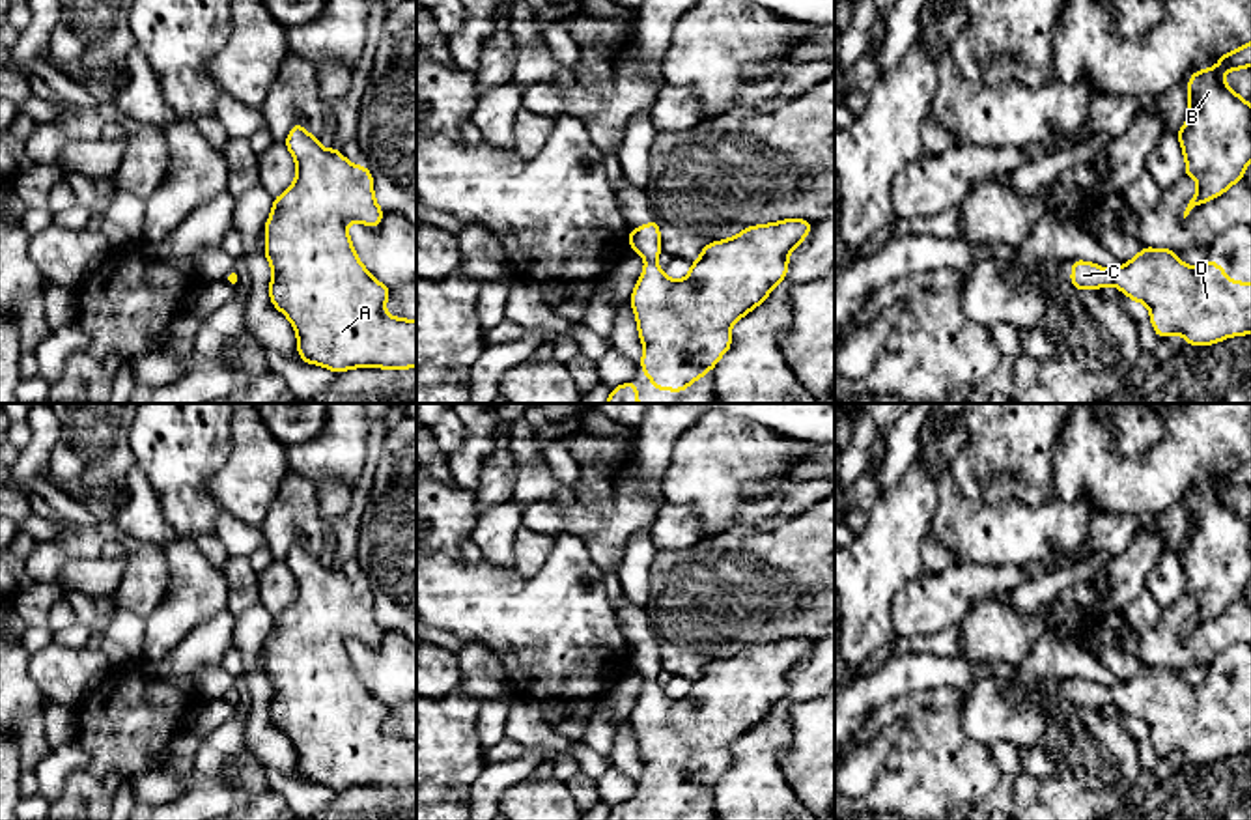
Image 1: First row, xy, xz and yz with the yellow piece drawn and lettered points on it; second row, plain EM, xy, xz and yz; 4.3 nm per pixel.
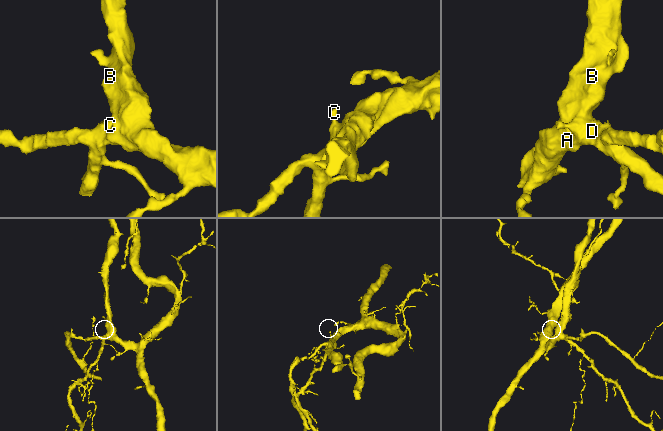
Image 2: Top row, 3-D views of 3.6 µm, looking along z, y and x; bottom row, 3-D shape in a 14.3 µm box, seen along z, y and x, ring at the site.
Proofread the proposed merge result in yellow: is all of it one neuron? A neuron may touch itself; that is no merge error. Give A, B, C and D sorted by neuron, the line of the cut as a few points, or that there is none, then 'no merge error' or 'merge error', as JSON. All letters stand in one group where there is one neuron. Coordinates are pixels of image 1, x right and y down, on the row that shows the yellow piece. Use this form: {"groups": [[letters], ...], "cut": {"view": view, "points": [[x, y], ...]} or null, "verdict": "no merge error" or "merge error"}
{"groups": [["A", "B", "C", "D"]], "cut": null, "verdict": "no merge error"}

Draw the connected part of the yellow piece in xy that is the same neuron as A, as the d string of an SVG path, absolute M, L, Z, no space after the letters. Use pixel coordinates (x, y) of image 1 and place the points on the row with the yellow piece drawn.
M299 121L284 144L295 159L297 177L273 200L273 211L263 226L263 254L273 269L271 303L295 329L302 362L334 374L351 368L416 366L416 319L387 314L390 288L362 265L347 233L349 222L375 228L383 220L385 211L373 196L372 172L368 166L349 163L338 148L325 149Z

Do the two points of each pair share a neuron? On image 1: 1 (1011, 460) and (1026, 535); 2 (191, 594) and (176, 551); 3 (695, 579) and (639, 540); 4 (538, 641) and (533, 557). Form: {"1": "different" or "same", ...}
{"1": "same", "2": "same", "3": "different", "4": "different"}

